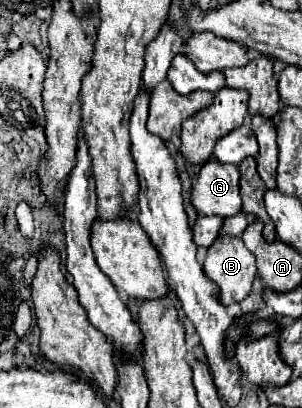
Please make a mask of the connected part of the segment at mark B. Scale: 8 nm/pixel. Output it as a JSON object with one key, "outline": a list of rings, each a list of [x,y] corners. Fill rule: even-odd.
{"outline":[[[218,237],[206,253],[204,273],[216,283],[224,307],[248,297],[256,277],[256,259],[240,237]]]}

